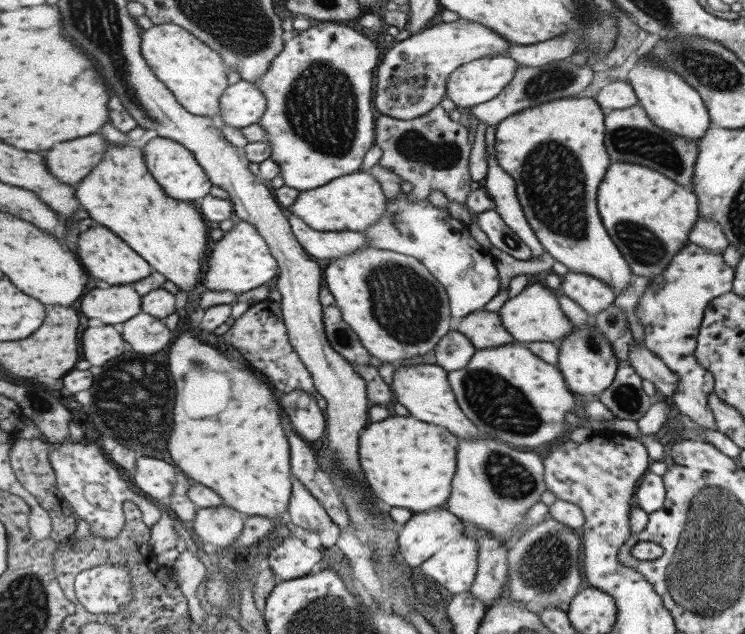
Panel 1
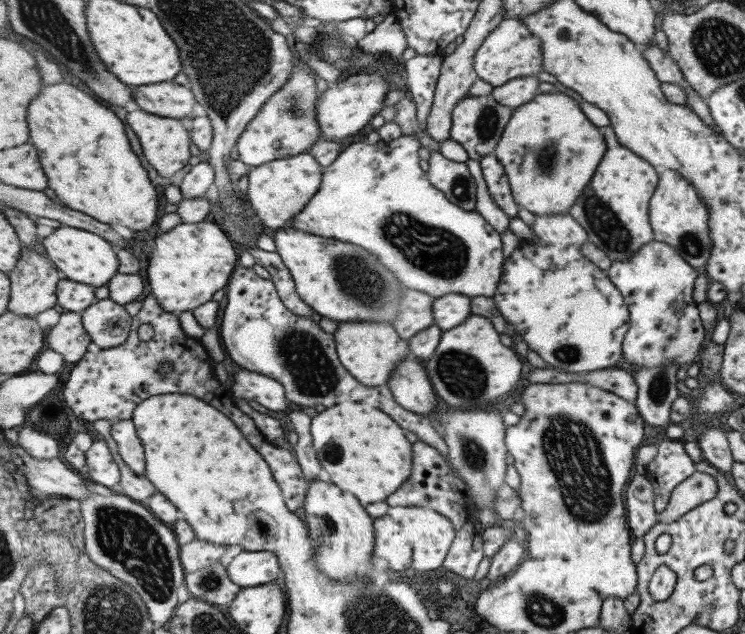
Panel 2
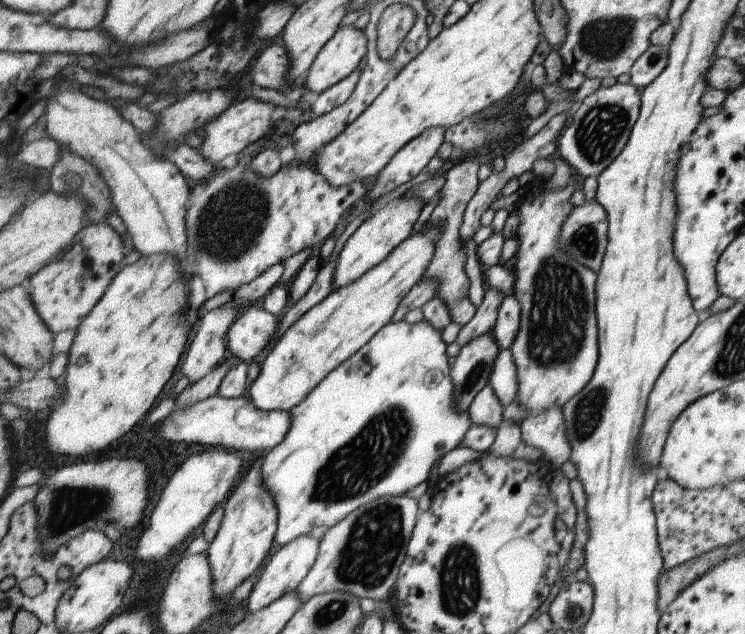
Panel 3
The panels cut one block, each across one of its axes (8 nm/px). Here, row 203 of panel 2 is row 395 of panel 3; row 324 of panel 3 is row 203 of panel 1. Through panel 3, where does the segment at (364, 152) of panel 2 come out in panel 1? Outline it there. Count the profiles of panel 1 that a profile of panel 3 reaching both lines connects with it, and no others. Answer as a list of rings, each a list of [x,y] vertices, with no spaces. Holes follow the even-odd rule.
[[[407,193],[389,199],[383,220],[364,235],[370,244],[381,250],[392,250],[418,258],[447,289],[450,310],[455,321],[488,306],[501,289],[501,278],[491,253],[484,250],[471,236],[465,222],[453,218],[446,209],[431,205],[429,198],[412,203]]]

